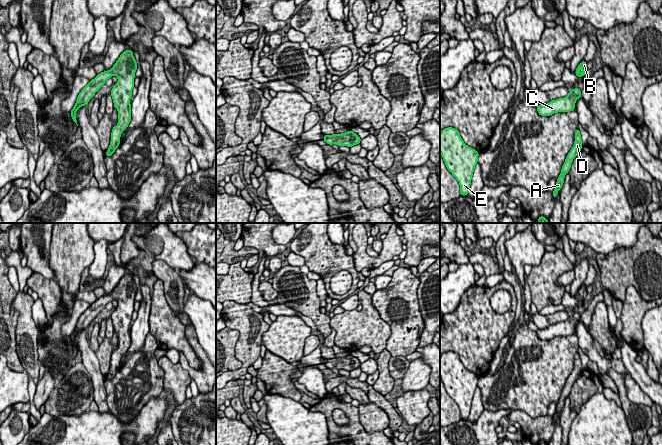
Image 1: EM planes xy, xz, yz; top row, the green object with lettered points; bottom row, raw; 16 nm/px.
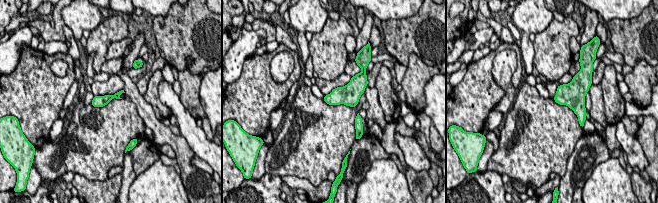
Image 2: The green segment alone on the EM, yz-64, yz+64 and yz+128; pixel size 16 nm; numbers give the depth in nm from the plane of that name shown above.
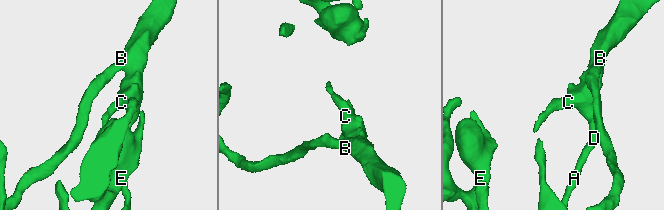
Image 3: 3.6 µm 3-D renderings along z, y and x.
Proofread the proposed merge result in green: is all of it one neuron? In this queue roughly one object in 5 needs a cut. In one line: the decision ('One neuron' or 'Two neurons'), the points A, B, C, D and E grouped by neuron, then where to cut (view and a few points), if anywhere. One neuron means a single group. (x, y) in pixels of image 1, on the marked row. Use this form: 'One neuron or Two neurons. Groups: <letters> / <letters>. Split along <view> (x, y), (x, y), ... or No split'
One neuron. Groups: A B C D E. No split

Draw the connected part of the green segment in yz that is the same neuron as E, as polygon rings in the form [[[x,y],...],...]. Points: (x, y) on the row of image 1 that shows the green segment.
[[[448,127],[440,133],[440,154],[459,182],[460,195],[468,195],[479,153],[464,143],[457,129]]]

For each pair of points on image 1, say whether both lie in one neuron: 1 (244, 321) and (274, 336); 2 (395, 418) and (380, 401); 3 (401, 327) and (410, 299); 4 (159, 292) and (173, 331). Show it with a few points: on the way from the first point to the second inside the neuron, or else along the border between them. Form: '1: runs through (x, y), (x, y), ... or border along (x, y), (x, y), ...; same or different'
1: border along (269, 325), (262, 335), (261, 343); different
2: runs through (392, 414), (384, 405); same
3: runs through (407, 320), (410, 314), (410, 306); same
4: runs through (159, 302), (163, 321); same

